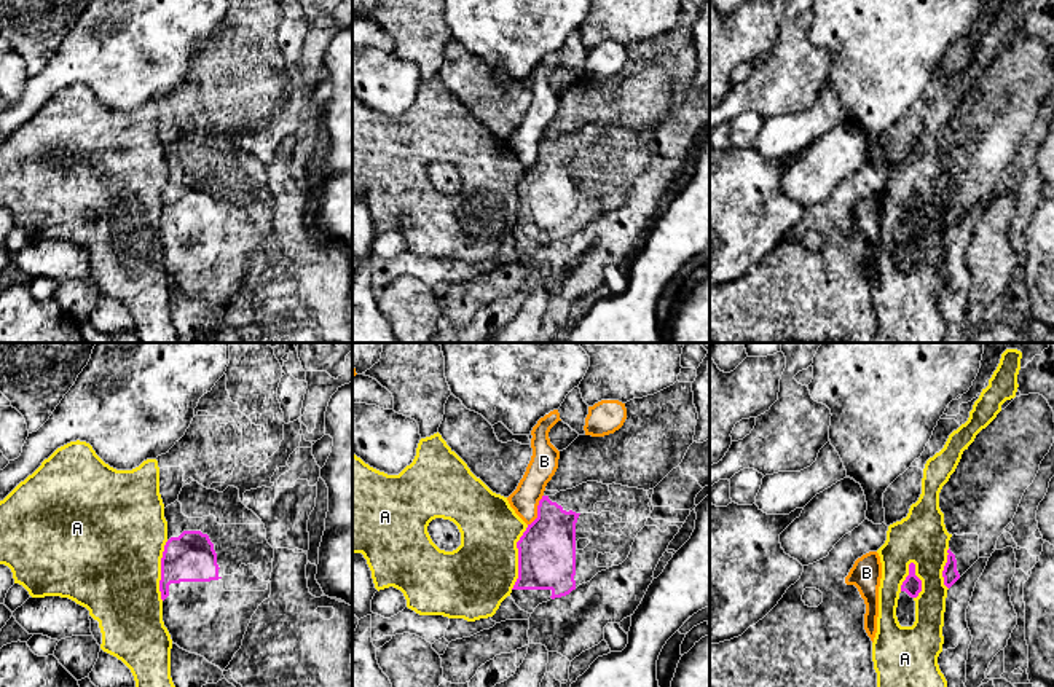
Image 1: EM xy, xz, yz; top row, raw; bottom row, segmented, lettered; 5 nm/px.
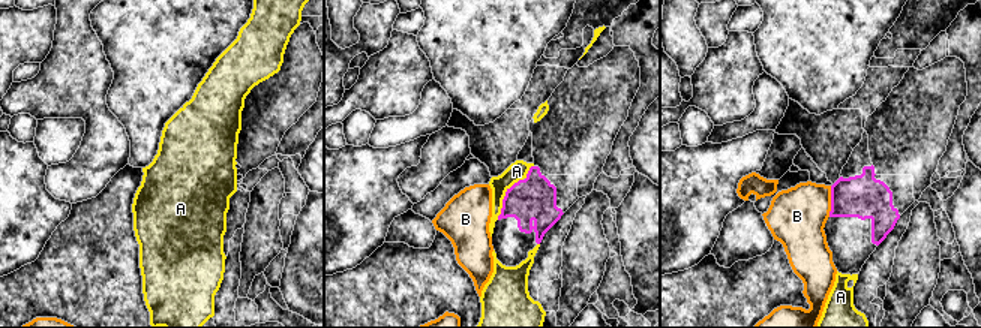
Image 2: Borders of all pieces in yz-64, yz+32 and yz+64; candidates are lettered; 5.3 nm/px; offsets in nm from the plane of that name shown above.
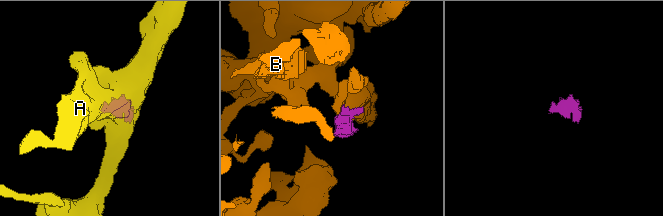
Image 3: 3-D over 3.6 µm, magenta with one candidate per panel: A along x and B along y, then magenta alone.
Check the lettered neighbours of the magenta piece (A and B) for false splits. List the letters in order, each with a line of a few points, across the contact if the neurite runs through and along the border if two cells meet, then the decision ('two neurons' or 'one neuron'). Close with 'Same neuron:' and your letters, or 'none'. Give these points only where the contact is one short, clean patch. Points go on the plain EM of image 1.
A: line yz (911, 204), (920, 223), (920, 235), (916, 241); two neurons
B: line xz (542, 137), (538, 147), (538, 158), (528, 168); two neurons
Same neuron: none

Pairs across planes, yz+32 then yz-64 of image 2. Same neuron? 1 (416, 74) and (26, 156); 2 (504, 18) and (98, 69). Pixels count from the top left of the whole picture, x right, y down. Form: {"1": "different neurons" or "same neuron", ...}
{"1": "different neurons", "2": "different neurons"}

